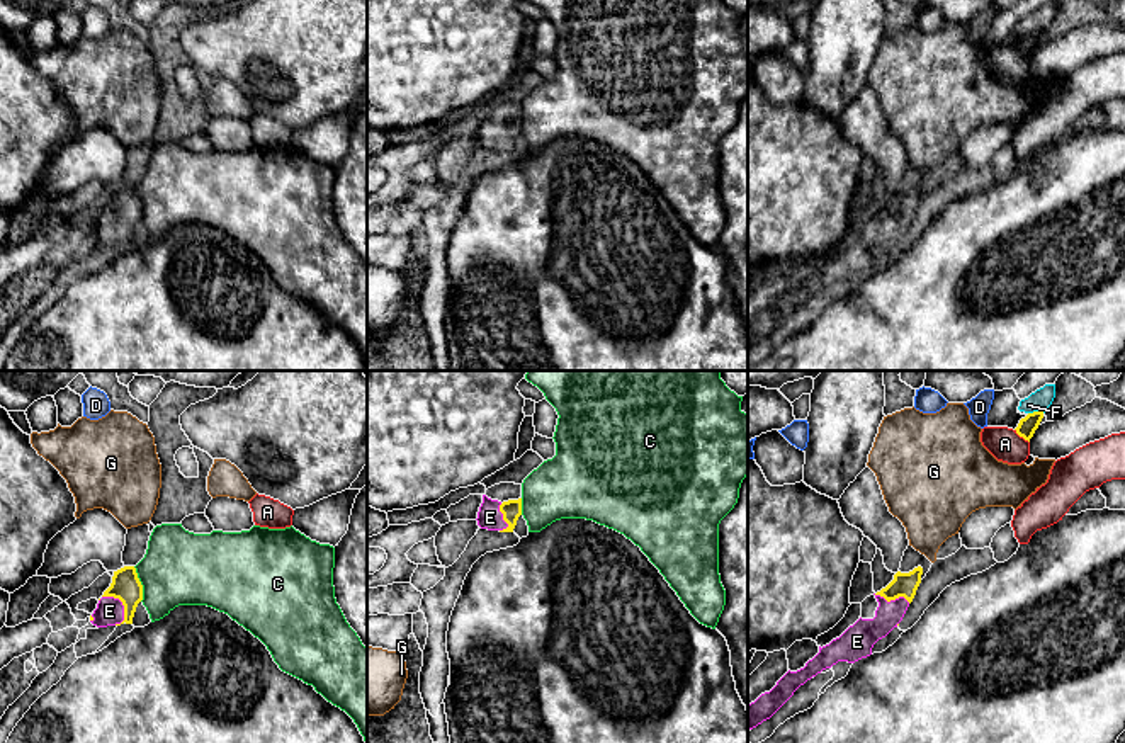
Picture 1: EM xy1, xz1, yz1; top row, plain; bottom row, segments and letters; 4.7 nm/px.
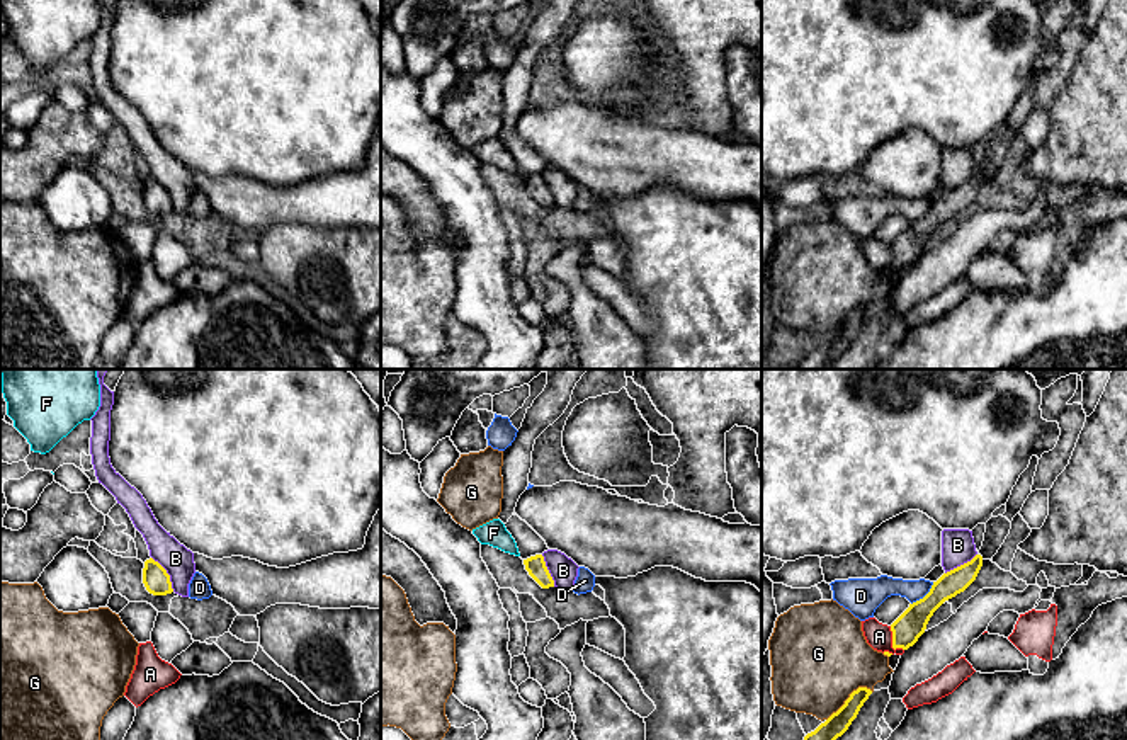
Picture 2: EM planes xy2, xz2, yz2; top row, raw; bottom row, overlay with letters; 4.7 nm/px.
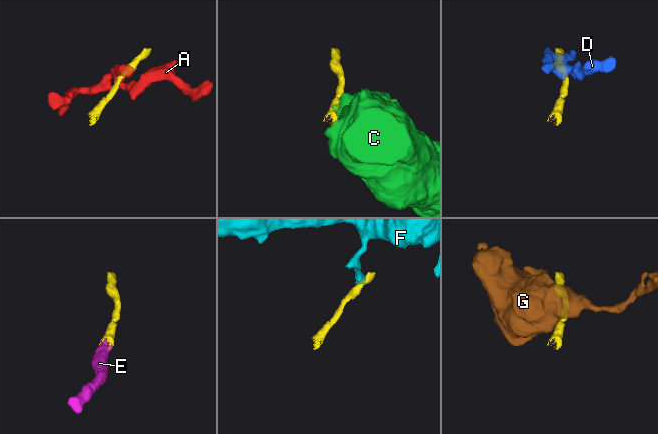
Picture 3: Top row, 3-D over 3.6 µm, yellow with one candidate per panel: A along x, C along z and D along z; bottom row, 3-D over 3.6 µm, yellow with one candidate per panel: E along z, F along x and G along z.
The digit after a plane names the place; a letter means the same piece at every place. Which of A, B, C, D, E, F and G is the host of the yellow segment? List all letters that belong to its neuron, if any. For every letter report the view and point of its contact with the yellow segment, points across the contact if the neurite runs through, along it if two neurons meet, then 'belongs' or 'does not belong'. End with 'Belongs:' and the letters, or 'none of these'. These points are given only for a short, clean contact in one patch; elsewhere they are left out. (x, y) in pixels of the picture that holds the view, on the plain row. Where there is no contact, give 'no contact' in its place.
A: contact yz2 (893, 261); border yz2 (889, 245), (893, 266), (903, 269); does not belong
B: contact xy2 (167, 193); border xy2 (152, 176), (169, 194), (174, 210); does not belong
C: contact xy1 (140, 203); border xy1 (133, 186), (141, 204), (141, 220); does not belong
D: contact yz2 (925, 215); border yz2 (934, 201), (911, 223); does not belong
E: contact xy1 (119, 218); way xy1 (126, 206), (119, 218), (109, 230); belongs
F: contact yz1 (1035, 31); border yz1 (1044, 31), (1028, 33); does not belong
G: contact yz2 (850, 315); border yz2 (872, 310), (857, 307), (826, 339); does not belong
Belongs: E

